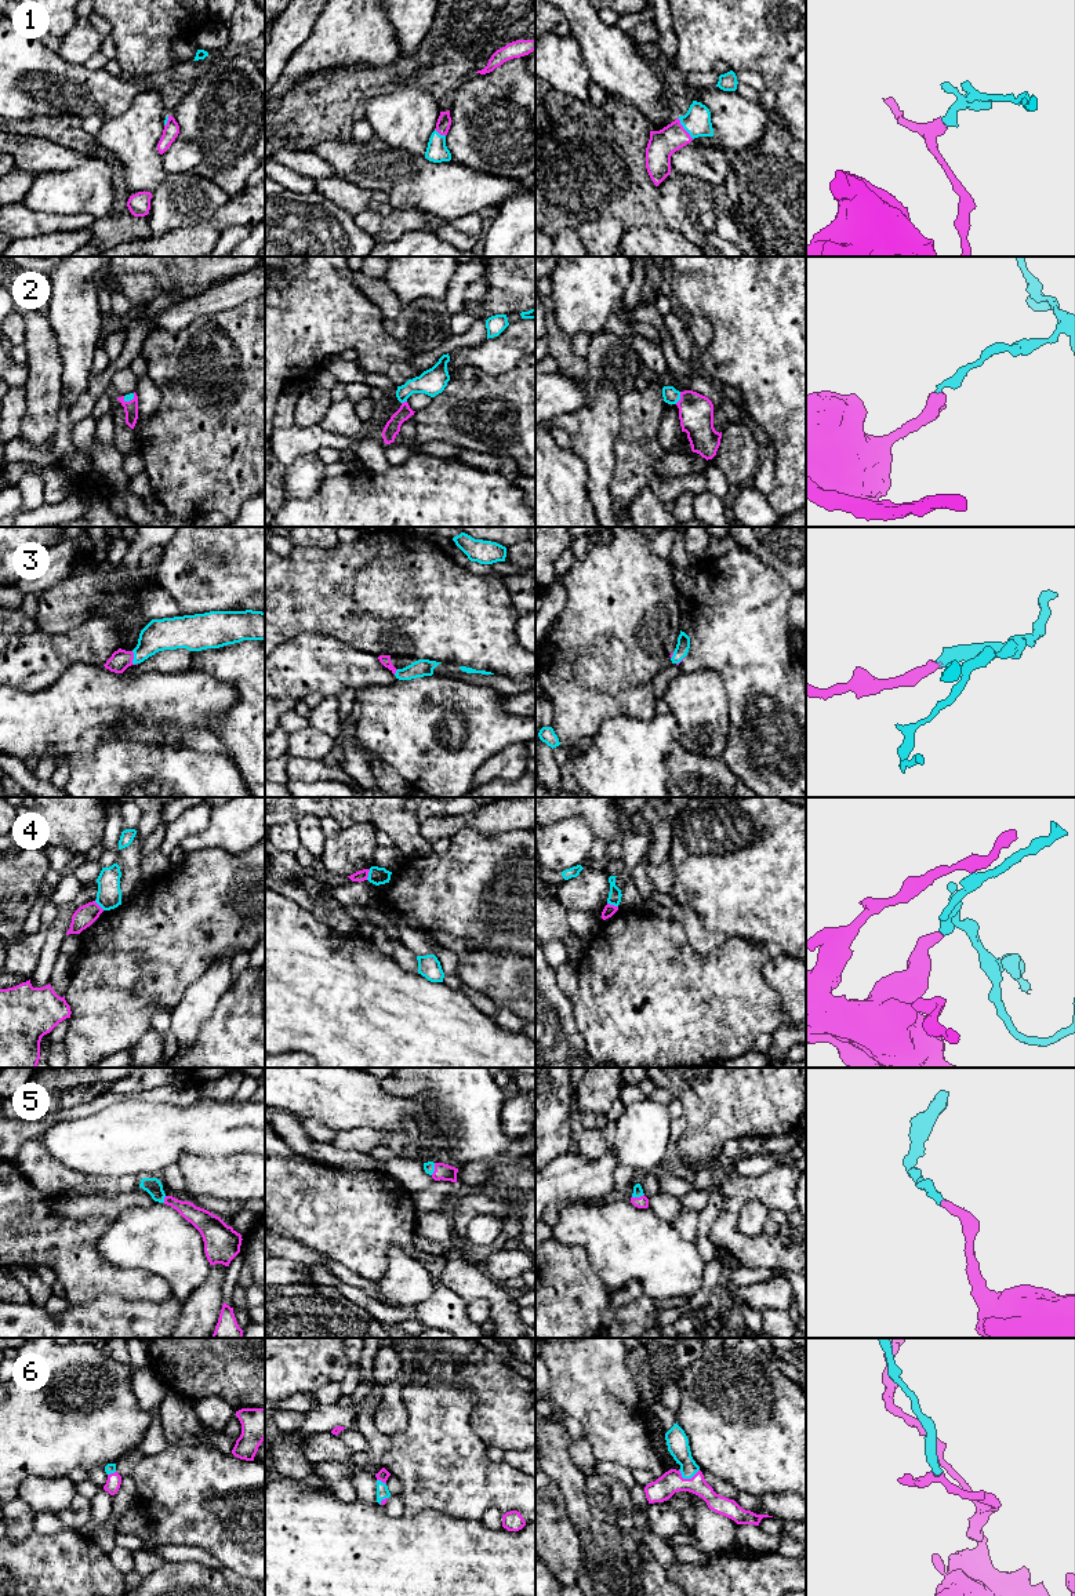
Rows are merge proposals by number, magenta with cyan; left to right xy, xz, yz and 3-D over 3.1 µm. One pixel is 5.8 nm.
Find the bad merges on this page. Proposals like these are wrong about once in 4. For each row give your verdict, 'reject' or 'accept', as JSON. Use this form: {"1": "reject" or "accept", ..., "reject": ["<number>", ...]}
{"1": "accept", "2": "accept", "3": "accept", "4": "reject", "5": "accept", "6": "accept", "reject": ["4"]}

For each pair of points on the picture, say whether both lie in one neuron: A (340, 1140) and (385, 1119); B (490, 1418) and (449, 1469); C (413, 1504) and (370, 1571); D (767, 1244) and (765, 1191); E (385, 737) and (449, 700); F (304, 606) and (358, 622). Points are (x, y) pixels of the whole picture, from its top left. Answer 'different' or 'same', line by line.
A: different
B: different
C: different
D: same
E: same
F: same

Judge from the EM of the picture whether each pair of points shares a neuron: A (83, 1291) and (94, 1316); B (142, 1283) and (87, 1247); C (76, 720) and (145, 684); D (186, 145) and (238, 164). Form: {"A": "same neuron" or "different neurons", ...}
{"A": "different neurons", "B": "same neuron", "C": "same neuron", "D": "same neuron"}

